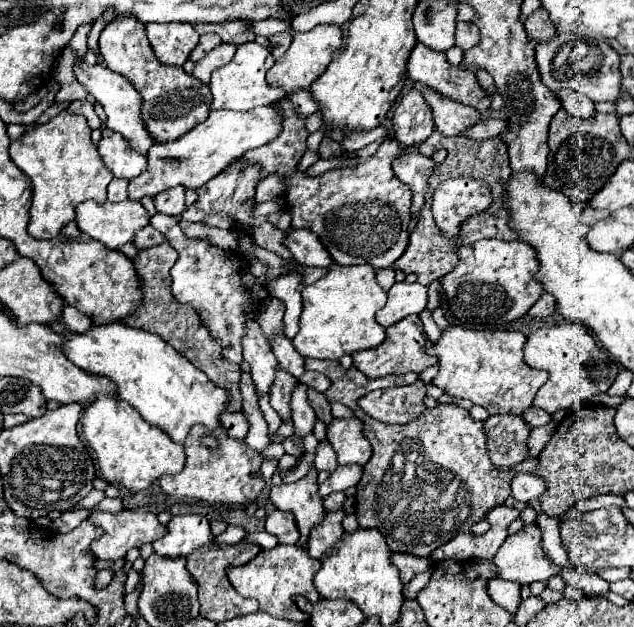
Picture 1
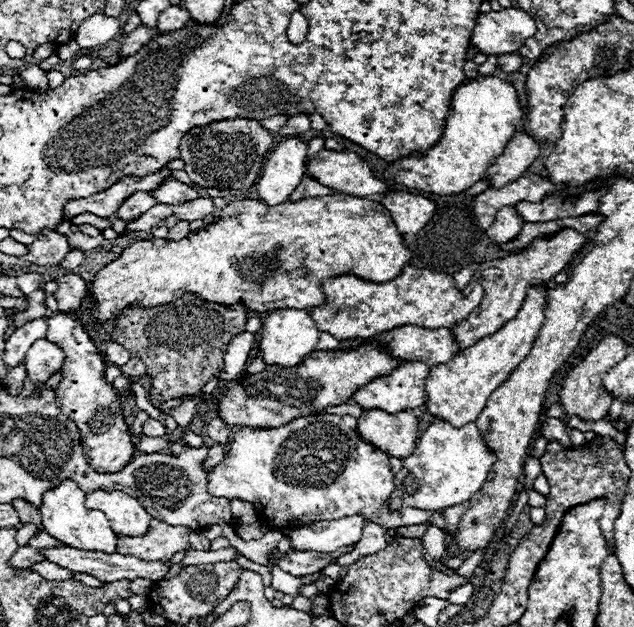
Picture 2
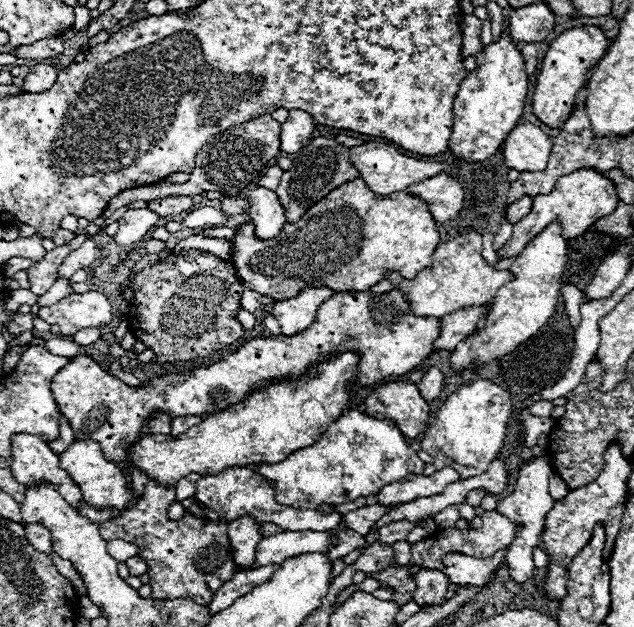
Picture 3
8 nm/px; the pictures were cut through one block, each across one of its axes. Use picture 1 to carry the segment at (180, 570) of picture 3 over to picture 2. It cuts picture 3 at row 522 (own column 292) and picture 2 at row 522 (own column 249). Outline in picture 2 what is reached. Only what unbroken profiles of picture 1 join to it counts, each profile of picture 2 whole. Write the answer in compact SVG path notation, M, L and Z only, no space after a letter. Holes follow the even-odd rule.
M152 520L152 528L144 536L118 536L118 552L130 554L140 560L164 560L172 558L176 552L190 550L188 528L170 526L160 520Z

